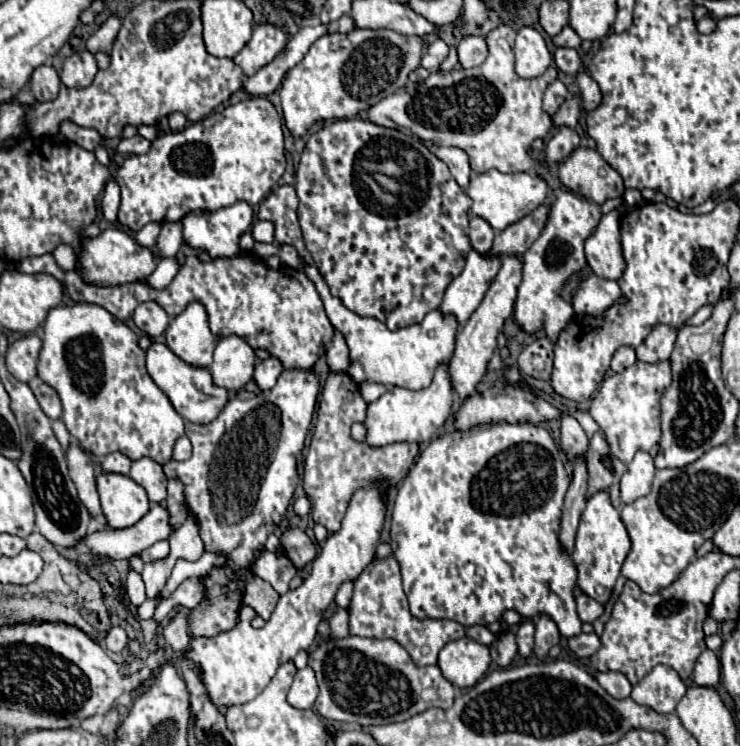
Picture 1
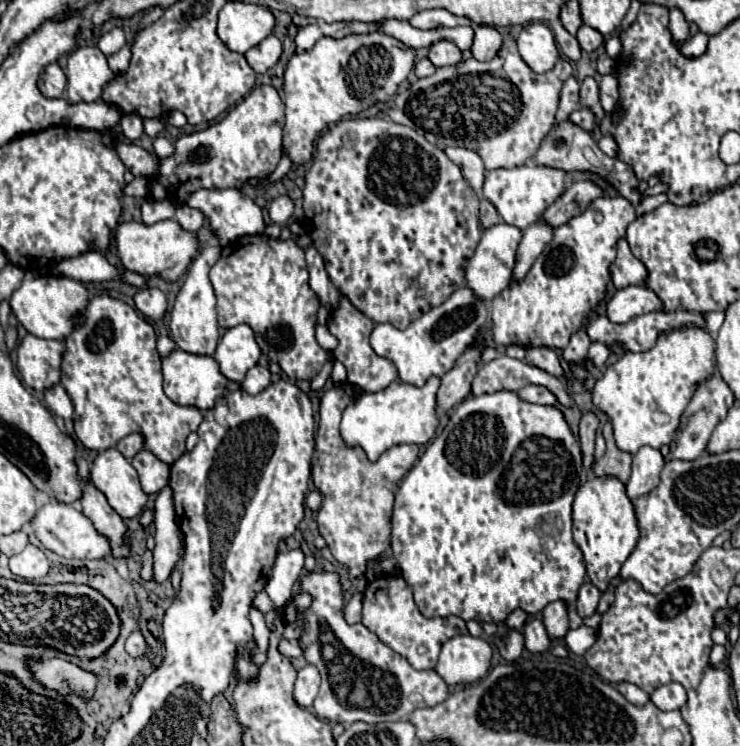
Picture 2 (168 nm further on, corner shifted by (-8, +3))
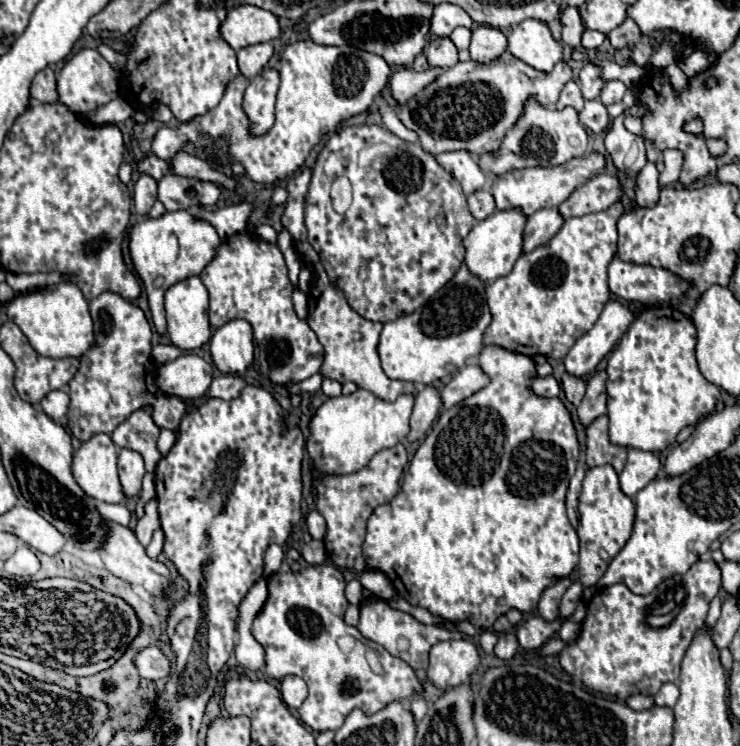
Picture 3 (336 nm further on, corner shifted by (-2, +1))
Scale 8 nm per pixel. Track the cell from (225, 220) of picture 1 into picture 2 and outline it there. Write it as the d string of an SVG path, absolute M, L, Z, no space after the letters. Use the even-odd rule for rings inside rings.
M198 190L188 200L190 208L196 208L204 214L210 230L216 234L220 246L226 246L226 242L232 242L240 236L250 234L262 234L264 232L264 218L258 204L246 196L240 190Z

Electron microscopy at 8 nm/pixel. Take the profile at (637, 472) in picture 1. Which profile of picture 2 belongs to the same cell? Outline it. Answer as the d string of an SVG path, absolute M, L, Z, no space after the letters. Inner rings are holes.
M644 446L642 450L638 450L634 454L634 462L632 462L632 476L626 484L626 494L630 500L648 494L650 490L654 490L660 482L660 472L664 466L664 458L660 454L660 450Z

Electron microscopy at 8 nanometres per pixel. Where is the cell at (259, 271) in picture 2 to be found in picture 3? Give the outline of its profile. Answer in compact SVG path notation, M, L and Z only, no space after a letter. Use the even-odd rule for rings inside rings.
M250 232L230 236L220 244L218 256L204 268L200 280L204 282L209 294L208 316L211 326L214 328L224 326L228 320L236 320L236 318L244 318L252 324L254 348L256 348L252 368L258 370L264 378L280 386L290 386L314 376L320 370L324 348L318 342L314 330L306 324L306 320L300 320L292 308L292 284L288 280L288 270L278 246L268 244L260 240L258 234L250 234Z

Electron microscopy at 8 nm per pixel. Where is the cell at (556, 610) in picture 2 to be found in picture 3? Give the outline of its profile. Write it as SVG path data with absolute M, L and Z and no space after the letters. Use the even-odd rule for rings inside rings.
M560 578L556 580L552 586L548 586L542 592L542 598L538 602L538 612L544 620L554 620L558 616L558 604L560 604L560 596L566 592L566 588L572 584L570 578Z

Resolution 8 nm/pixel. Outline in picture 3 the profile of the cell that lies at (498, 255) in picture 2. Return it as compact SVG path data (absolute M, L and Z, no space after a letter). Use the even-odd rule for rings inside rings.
M508 208L508 210L496 210L484 220L478 220L468 236L464 238L464 248L466 248L466 264L470 272L476 272L480 280L496 280L496 276L506 276L518 256L522 254L522 238L524 238L524 226L526 226L526 216L520 208Z

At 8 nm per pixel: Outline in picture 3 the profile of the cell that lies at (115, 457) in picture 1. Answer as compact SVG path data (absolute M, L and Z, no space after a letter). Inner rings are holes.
M144 406L128 416L114 432L112 432L112 442L120 448L130 448L136 450L144 462L146 462L146 472L154 472L158 460L162 454L156 448L160 428L152 420L152 408Z

